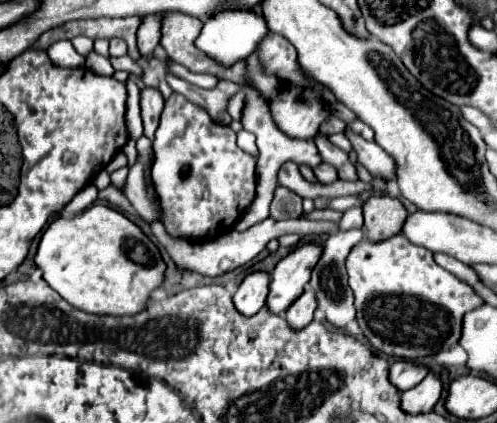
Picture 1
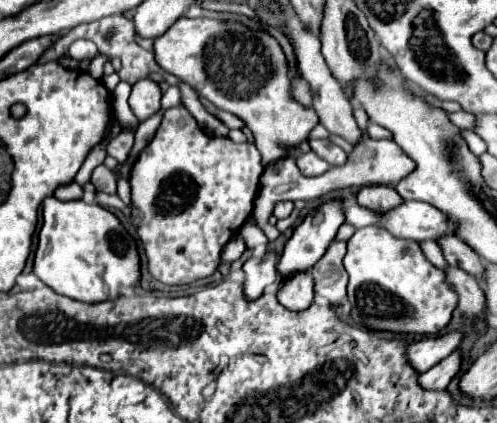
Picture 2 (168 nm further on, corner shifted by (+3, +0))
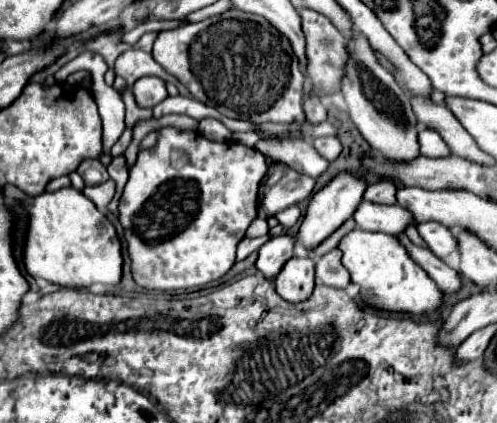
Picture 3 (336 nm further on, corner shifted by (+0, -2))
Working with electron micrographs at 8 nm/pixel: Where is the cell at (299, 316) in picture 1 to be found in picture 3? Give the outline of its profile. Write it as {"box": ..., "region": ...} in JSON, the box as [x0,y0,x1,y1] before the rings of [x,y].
{"box":[275,258,315,302],"region":[[[291,258],[275,278],[277,294],[289,302],[303,302],[313,292],[315,262],[313,258]]]}

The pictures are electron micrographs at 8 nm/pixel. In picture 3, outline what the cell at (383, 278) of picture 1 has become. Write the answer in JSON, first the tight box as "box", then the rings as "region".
{"box":[339,228,441,314],"region":[[[355,228],[341,238],[339,250],[343,252],[341,262],[349,270],[351,282],[361,286],[359,298],[367,306],[409,314],[431,314],[441,308],[441,290],[437,290],[437,284],[409,258],[395,236]]]}

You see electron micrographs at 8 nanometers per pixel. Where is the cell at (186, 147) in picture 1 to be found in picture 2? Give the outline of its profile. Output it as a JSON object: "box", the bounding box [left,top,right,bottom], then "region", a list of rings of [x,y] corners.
{"box":[130,106,262,286],"region":[[[184,106],[168,108],[154,140],[144,148],[130,174],[132,214],[136,216],[136,228],[140,226],[138,234],[148,258],[150,274],[168,286],[190,284],[210,276],[218,268],[222,246],[252,214],[262,172],[260,152],[254,144],[236,144],[230,138],[212,138],[200,130],[198,122],[190,116],[190,112],[186,112]]]}

